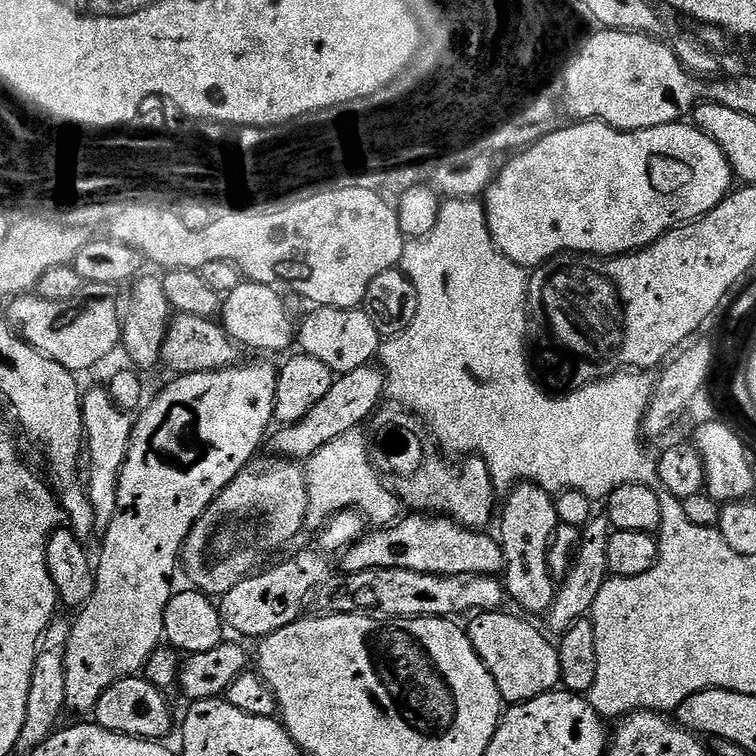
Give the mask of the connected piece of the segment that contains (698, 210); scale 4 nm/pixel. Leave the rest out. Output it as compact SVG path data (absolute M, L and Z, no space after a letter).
M586 120L583 122L572 122L561 128L556 133L542 137L535 144L517 151L511 157L512 161L504 169L497 171L488 185L487 192L483 193L482 203L484 214L488 219L488 229L496 249L510 262L514 262L525 270L535 270L548 260L565 254L579 254L581 256L626 256L630 252L638 252L641 248L650 246L658 238L679 228L681 224L690 224L706 215L714 206L723 202L724 197L734 188L734 177L732 168L726 162L726 154L717 144L711 140L705 132L698 131L691 123L677 122L666 126L654 126L637 132L622 132L618 128L612 128L599 120Z

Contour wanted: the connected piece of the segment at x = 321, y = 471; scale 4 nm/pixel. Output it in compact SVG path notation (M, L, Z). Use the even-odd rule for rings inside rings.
M357 430L334 438L322 450L318 450L306 461L308 476L308 517L307 523L323 525L335 512L355 510L359 515L370 518L373 525L384 526L389 523L388 516L396 512L398 497L395 491L384 489L385 481L372 466L370 444L365 433ZM384 483L384 484L383 484Z

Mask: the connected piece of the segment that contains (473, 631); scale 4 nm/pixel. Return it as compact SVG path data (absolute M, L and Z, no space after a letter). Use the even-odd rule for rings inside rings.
M508 610L477 612L466 624L466 631L478 658L490 670L505 705L524 704L553 691L560 684L557 645L552 644L520 614L511 616Z

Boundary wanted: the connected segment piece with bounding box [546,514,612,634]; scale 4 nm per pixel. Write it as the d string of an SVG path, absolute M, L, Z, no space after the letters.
M593 515L592 519L579 529L580 542L576 545L576 554L572 557L571 564L563 573L564 581L559 581L556 597L546 613L546 620L556 634L563 634L574 622L585 619L594 606L594 598L598 598L598 590L610 578L608 563L606 562L606 546L610 546L612 532L610 525L603 515Z

